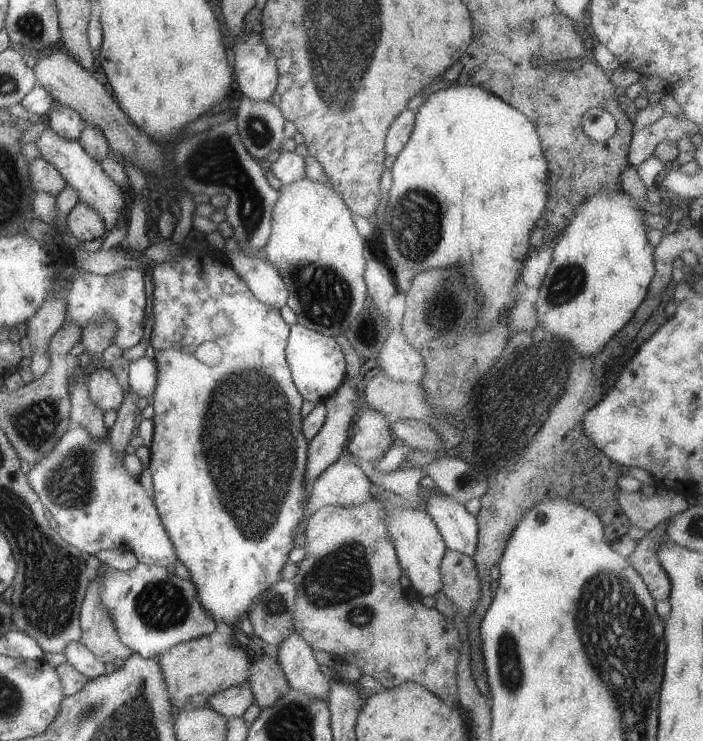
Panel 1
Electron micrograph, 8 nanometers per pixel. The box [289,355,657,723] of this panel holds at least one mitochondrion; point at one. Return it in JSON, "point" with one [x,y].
{"point":[343,577]}

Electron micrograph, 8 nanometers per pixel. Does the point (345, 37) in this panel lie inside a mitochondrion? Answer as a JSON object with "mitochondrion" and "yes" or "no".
{"mitochondrion":"yes"}

